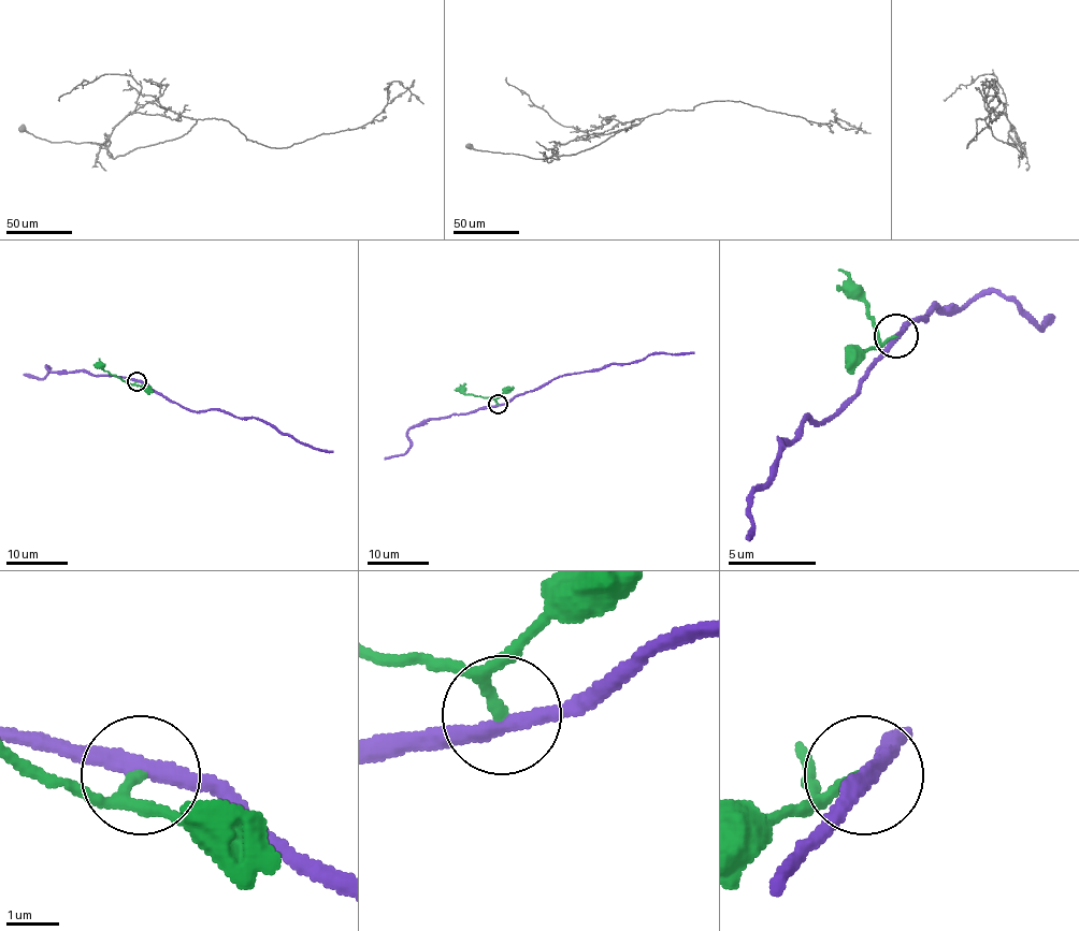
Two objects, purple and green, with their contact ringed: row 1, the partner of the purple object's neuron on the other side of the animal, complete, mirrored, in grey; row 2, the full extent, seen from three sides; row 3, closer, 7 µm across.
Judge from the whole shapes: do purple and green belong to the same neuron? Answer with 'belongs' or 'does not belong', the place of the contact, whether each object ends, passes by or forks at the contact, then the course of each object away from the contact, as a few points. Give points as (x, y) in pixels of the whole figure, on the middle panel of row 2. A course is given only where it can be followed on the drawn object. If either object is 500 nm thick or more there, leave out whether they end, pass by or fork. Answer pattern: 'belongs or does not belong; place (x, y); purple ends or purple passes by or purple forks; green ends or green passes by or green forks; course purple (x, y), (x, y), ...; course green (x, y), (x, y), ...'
does not belong; place (498, 404); purple passes by; green passes by; course purple (497, 405), (507, 404), (516, 396), (557, 377), (638, 362), (660, 352), (694, 351); course green (497, 404), (466, 394), (460, 383)

